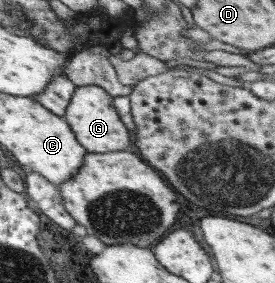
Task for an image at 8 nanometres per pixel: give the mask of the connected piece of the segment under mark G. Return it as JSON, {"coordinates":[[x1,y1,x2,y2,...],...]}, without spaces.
{"coordinates":[[95,85,76,86,64,110,64,121,75,135,77,142,90,153,111,153,132,150,129,145,129,132,119,121,113,109,112,96]]}

